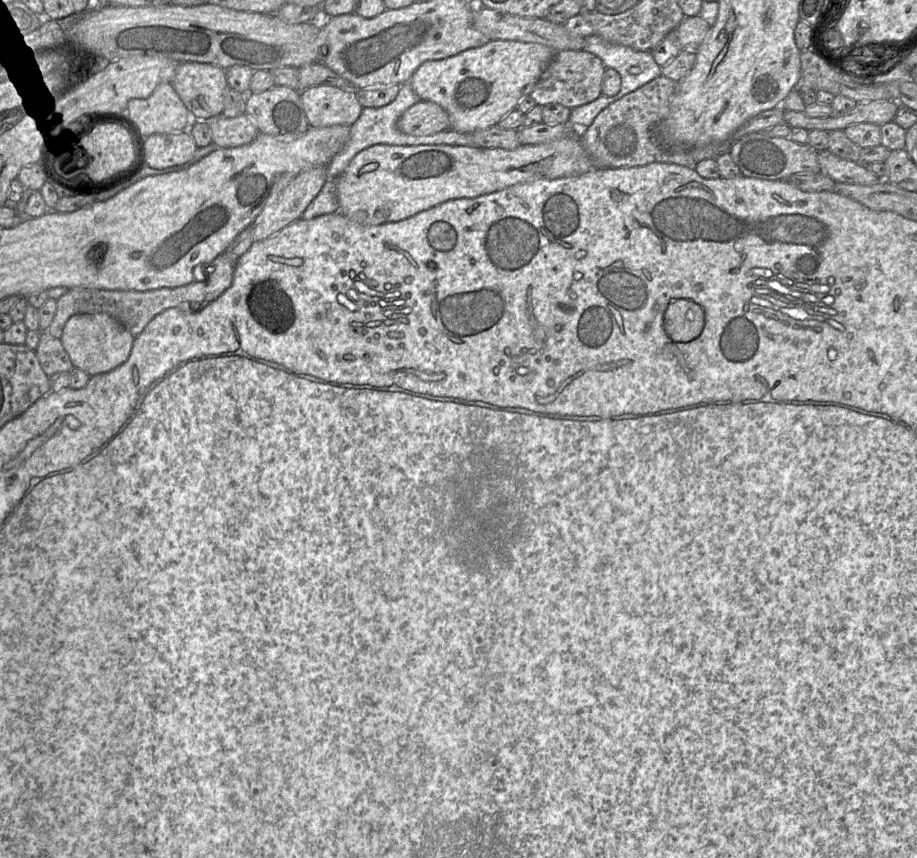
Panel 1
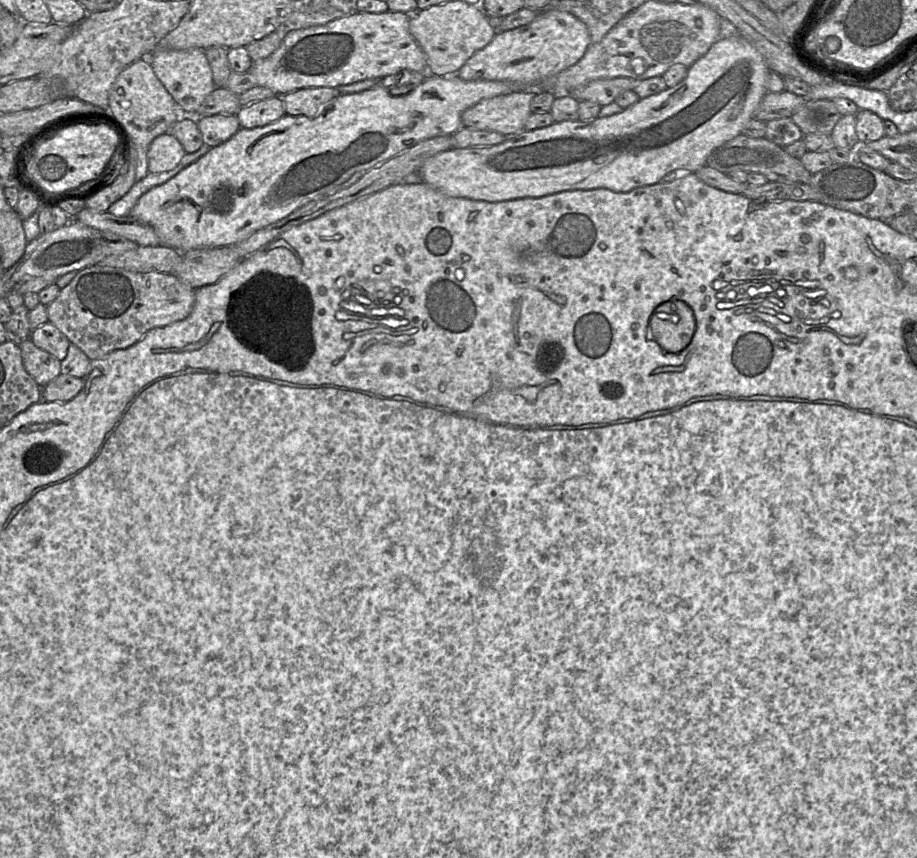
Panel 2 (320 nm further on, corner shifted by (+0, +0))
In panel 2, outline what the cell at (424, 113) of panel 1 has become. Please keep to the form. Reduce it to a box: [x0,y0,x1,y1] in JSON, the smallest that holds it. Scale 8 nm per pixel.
[462,90,537,137]

